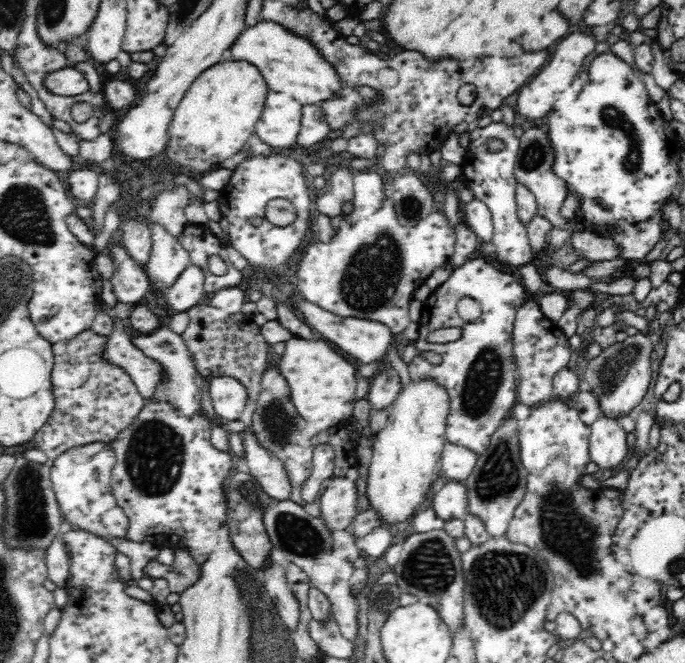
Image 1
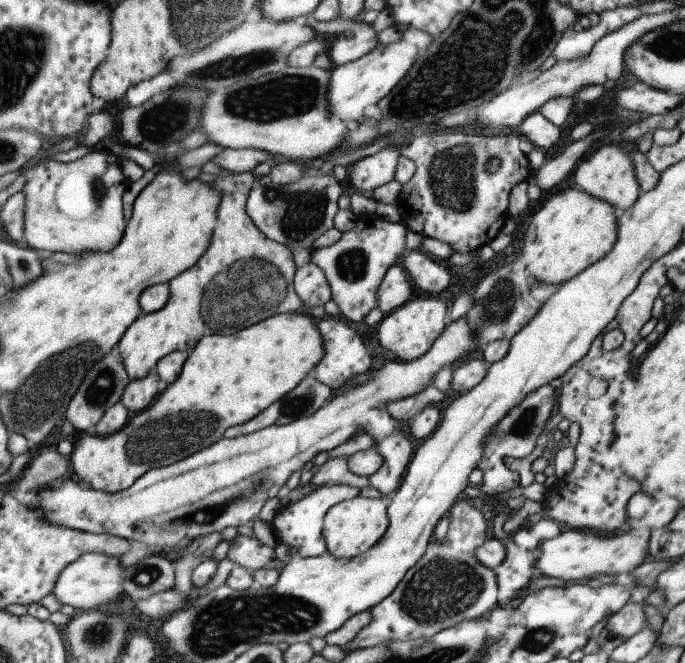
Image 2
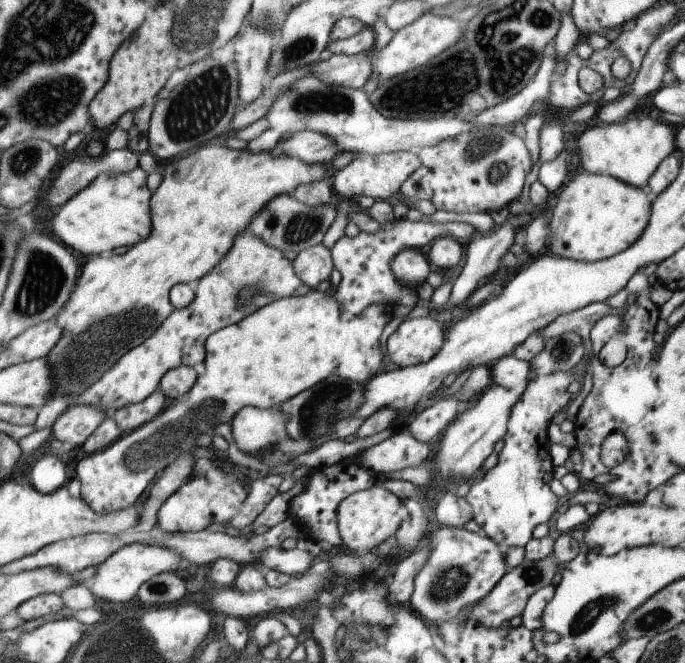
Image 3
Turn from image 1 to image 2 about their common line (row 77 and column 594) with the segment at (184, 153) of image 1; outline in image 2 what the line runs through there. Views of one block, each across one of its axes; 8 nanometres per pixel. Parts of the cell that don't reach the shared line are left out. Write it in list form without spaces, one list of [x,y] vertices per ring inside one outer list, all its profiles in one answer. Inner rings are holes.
[[[570,188],[546,197],[542,208],[532,216],[530,227],[522,238],[522,260],[531,281],[560,285],[601,260],[617,240],[617,216],[605,201],[582,190]]]

